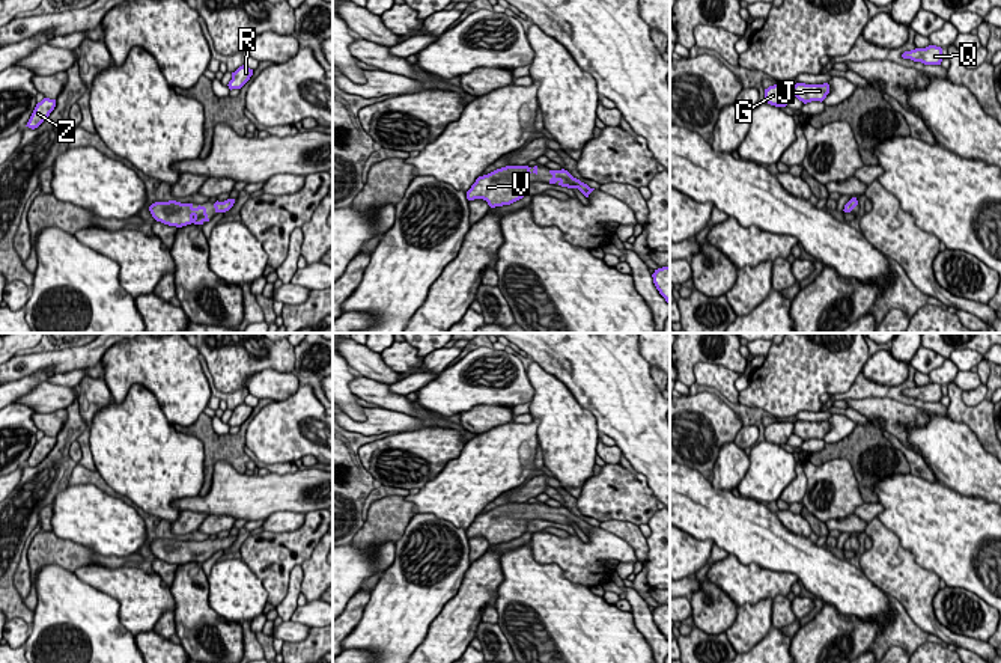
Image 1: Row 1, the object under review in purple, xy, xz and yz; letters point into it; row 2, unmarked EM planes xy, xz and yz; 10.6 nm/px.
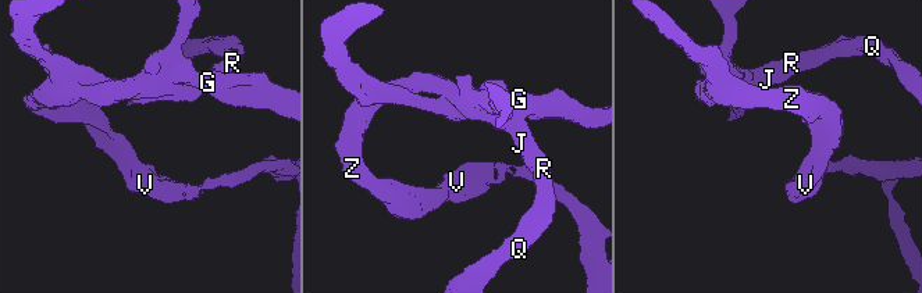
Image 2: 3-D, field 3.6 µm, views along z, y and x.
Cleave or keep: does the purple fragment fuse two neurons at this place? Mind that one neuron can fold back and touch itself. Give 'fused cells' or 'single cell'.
single cell

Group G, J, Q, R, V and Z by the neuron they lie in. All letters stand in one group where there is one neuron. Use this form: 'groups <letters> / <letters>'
groups G J Q R V Z

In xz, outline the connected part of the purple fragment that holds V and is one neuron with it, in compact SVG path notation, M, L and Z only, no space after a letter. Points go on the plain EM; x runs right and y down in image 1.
M506 503L479 514L467 529L467 536L483 536L491 545L510 542L524 535L530 520L528 503Z

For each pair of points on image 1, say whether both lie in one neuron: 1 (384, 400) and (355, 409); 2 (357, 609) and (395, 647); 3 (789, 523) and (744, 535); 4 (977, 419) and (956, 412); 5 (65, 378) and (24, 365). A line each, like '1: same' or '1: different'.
1: different
2: different
3: different
4: same
5: different

